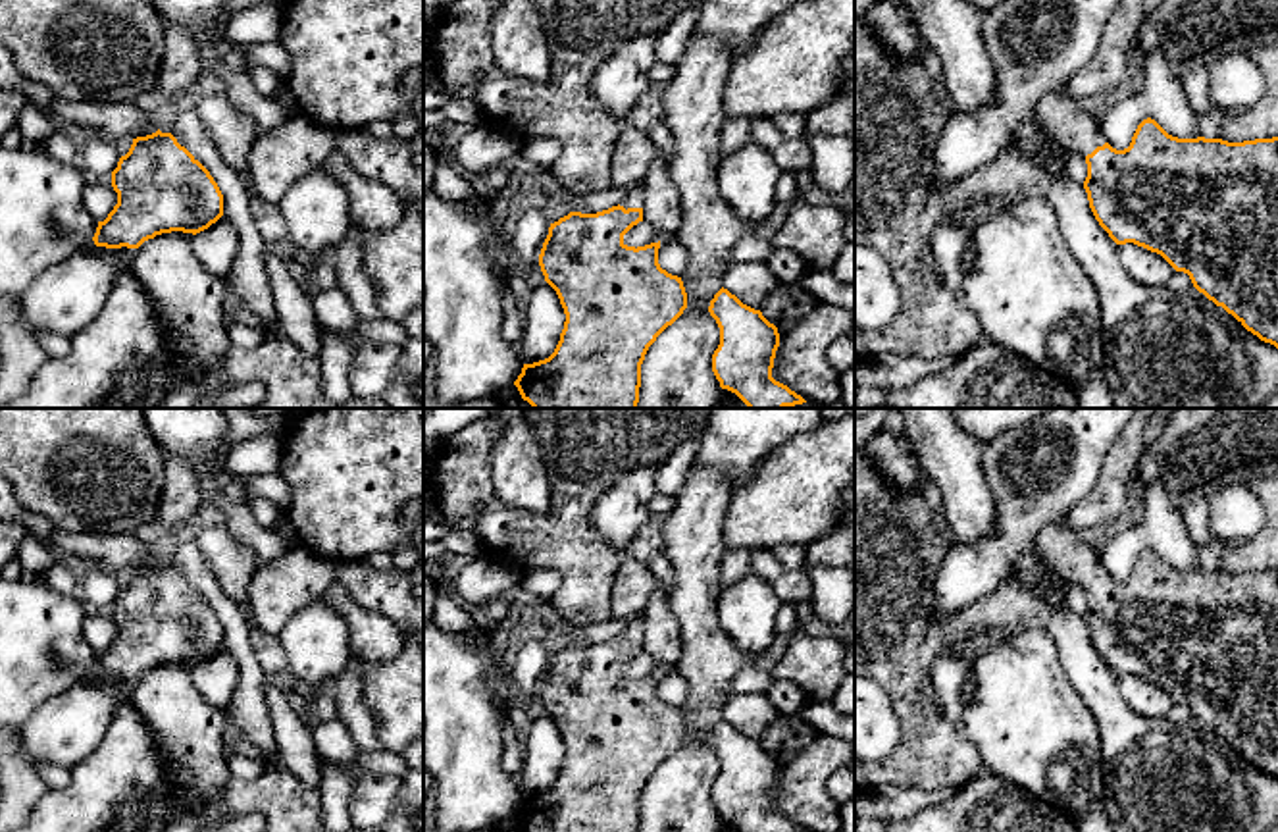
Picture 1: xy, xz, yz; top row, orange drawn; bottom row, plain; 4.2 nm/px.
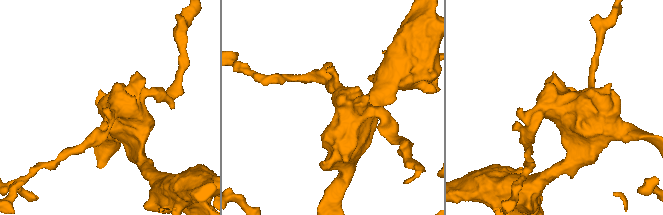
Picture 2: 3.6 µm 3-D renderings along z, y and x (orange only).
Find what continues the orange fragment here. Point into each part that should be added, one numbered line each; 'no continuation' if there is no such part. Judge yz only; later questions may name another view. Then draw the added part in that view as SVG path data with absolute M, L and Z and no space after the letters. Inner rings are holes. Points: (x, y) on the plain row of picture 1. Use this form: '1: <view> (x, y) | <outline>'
1: yz (1074, 561) | M1062 522L1041 528L1034 537L1032 551L1045 559L1061 580L1084 589L1107 574L1099 549L1087 545L1078 532Z

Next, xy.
1: xy (116, 551) | M54 530L48 537L48 543L58 551L58 555L90 559L94 564L100 564L114 574L127 568L146 568L160 560L160 557L156 557L133 533L67 533Z

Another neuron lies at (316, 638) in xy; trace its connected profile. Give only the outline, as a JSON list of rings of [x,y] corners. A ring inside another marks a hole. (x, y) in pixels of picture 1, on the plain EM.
[[[321,599],[296,611],[277,637],[291,672],[314,691],[318,684],[335,678],[352,657],[346,620]]]

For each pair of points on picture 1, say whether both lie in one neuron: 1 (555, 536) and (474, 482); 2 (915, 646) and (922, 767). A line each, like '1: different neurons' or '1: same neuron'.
1: same neuron
2: same neuron

